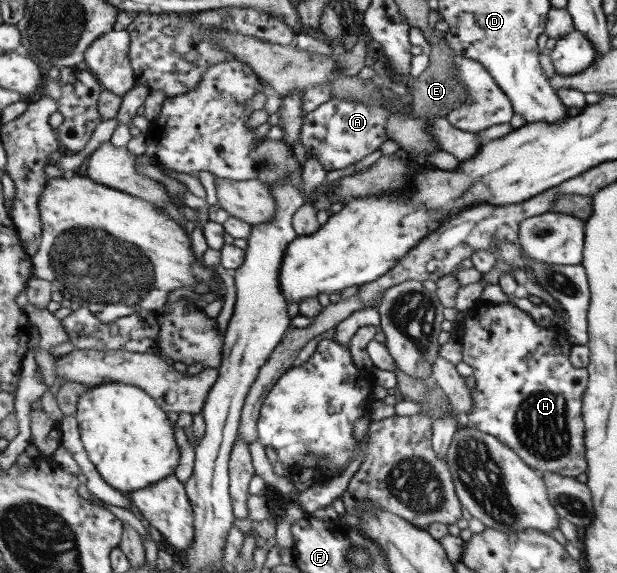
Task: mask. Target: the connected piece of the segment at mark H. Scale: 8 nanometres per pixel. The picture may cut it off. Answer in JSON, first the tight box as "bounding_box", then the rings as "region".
{"bounding_box":[459,301,587,478],"region":[[[477,301],[474,306],[468,309],[465,313],[464,321],[461,324],[459,331],[462,340],[463,362],[468,363],[472,377],[474,378],[474,389],[470,390],[471,395],[471,409],[468,415],[464,415],[467,427],[474,427],[488,433],[492,437],[496,437],[498,441],[502,442],[512,449],[515,455],[522,459],[526,465],[530,466],[532,470],[537,473],[544,474],[545,472],[554,473],[556,476],[576,478],[580,473],[585,473],[587,464],[584,454],[584,434],[582,423],[582,397],[587,387],[587,372],[586,369],[575,369],[569,361],[569,352],[571,345],[568,344],[567,336],[560,325],[546,327],[543,323],[535,322],[525,311],[514,307],[510,303],[486,303],[484,301]]]}

